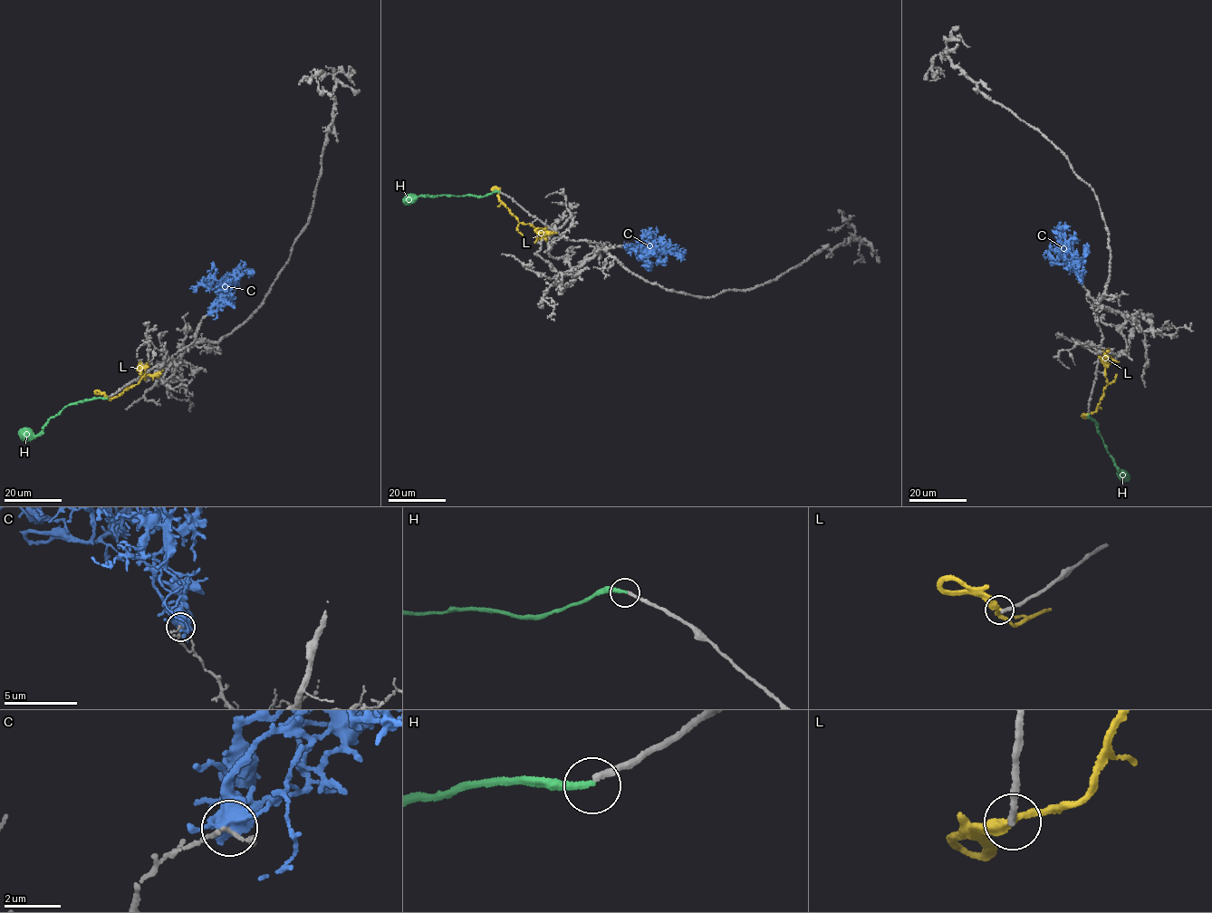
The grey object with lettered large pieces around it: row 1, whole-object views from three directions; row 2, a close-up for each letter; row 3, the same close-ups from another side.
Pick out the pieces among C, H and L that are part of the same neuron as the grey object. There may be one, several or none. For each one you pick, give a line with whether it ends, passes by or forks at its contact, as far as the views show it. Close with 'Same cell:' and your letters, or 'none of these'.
H: It ends there
Same cell: H

